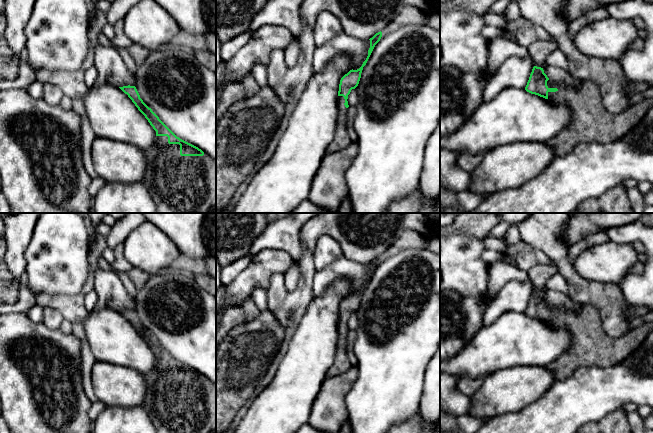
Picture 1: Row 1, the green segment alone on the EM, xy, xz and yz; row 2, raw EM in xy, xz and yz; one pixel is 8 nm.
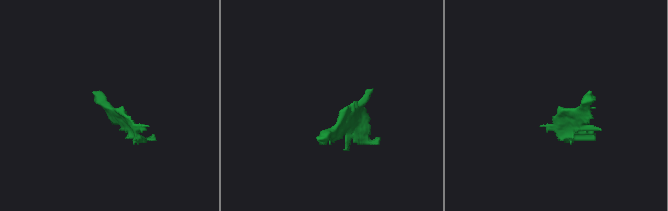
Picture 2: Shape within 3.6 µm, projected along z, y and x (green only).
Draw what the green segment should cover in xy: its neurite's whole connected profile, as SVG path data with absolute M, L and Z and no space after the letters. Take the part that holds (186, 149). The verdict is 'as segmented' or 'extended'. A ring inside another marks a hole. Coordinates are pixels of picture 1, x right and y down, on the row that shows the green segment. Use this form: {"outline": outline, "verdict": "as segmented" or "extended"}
{"outline": "M135 86L119 88L156 131L155 143L143 150L147 169L142 183L156 204L157 213L213 213L216 210L216 159L177 137L143 102Z", "verdict": "extended"}

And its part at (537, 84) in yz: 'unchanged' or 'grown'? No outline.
grown

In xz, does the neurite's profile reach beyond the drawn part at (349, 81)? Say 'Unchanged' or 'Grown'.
Grown

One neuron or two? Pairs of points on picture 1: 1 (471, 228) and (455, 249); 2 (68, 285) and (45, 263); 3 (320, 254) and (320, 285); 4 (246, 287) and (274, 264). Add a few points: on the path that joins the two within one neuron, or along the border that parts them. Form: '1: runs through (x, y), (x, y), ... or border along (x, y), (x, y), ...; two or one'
1: border along (450, 231), (460, 231), (481, 239); two
2: runs through (63, 279), (51, 267); one
3: border along (341, 256), (325, 267), (316, 270); two
4: runs through (253, 280), (267, 266); one

